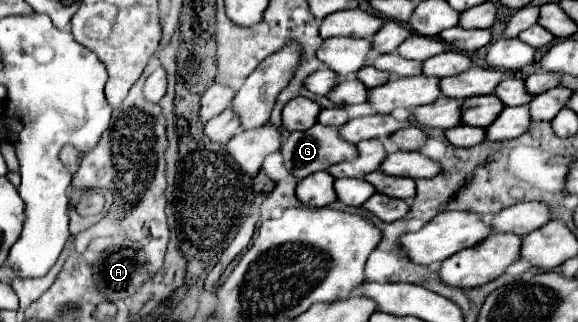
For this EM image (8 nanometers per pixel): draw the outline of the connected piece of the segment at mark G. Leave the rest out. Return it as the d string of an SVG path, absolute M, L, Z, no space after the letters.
M315 124L315 126L311 126L309 130L291 132L289 138L287 138L287 140L283 142L283 146L281 146L281 154L283 154L283 160L285 160L285 168L287 168L297 180L303 180L303 178L307 178L307 176L313 174L313 172L327 170L327 168L333 166L333 164L339 164L339 162L357 158L357 148L355 148L355 144L343 140L337 128L333 128L333 126L323 126L323 124Z

